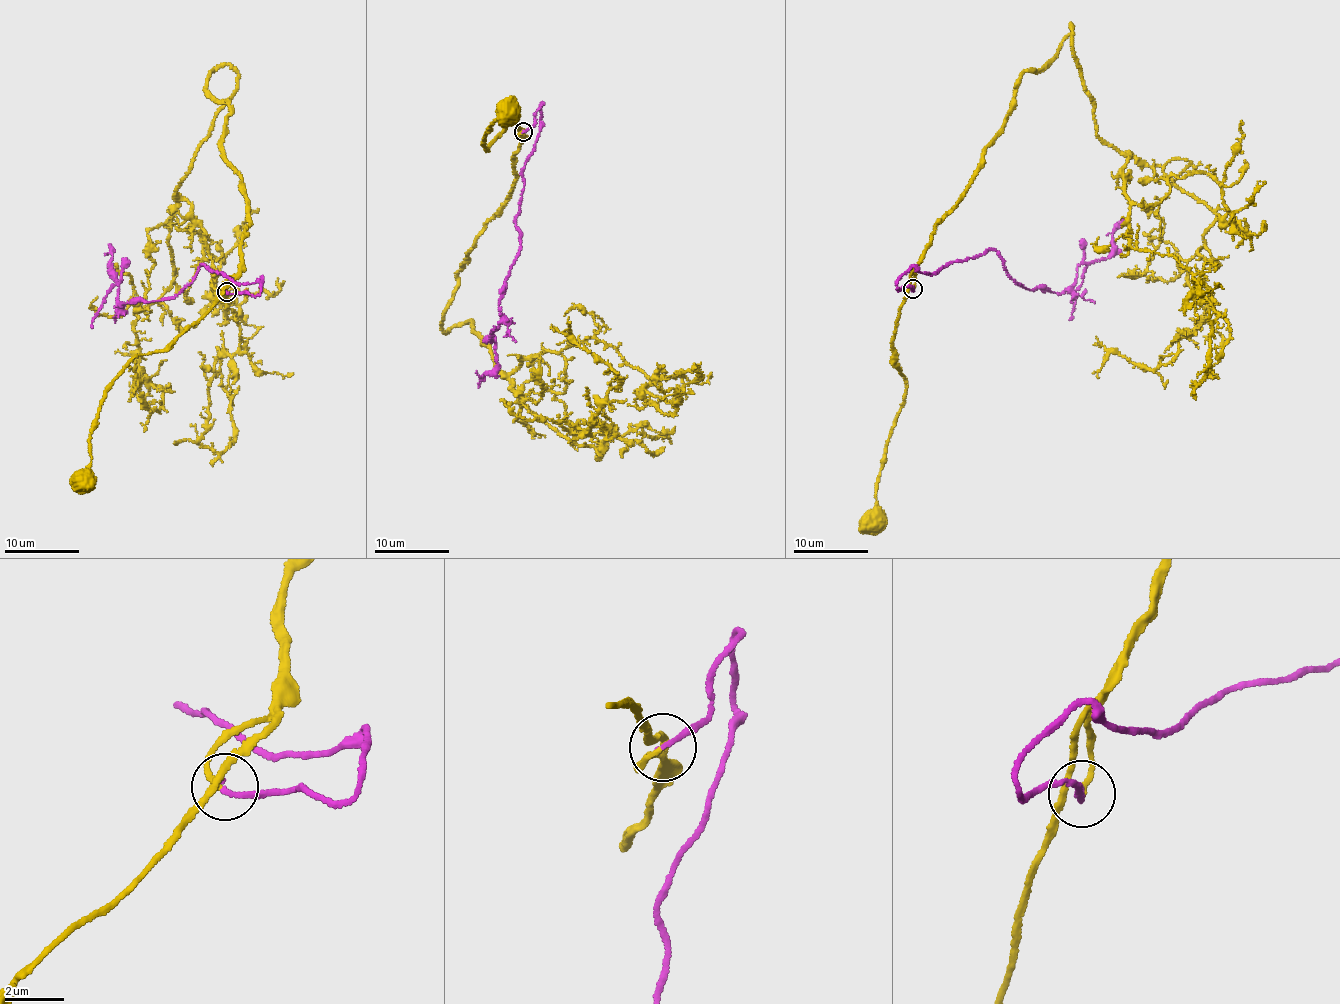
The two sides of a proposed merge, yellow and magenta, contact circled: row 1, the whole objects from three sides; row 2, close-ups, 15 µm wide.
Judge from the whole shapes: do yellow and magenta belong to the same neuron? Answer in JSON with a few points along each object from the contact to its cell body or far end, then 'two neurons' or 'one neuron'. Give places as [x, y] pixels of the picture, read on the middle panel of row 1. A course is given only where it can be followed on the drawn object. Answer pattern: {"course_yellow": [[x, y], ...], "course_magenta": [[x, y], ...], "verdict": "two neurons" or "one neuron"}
{"course_yellow": [[523, 132], [509, 120], [487, 150], [486, 134], [506, 116], [501, 110], [507, 113]], "course_magenta": [[523, 132], [535, 122], [539, 104], [516, 218], [520, 248], [493, 331], [497, 363], [478, 387]], "verdict": "one neuron"}

